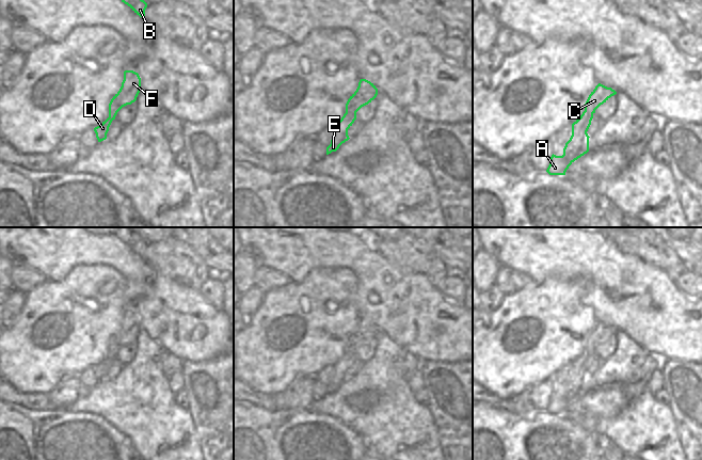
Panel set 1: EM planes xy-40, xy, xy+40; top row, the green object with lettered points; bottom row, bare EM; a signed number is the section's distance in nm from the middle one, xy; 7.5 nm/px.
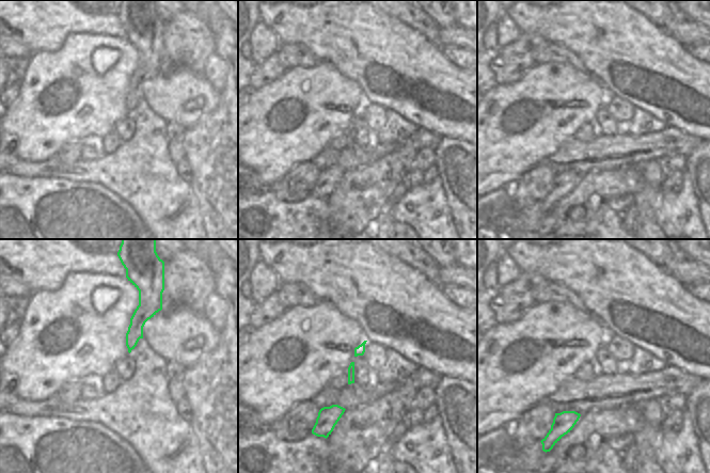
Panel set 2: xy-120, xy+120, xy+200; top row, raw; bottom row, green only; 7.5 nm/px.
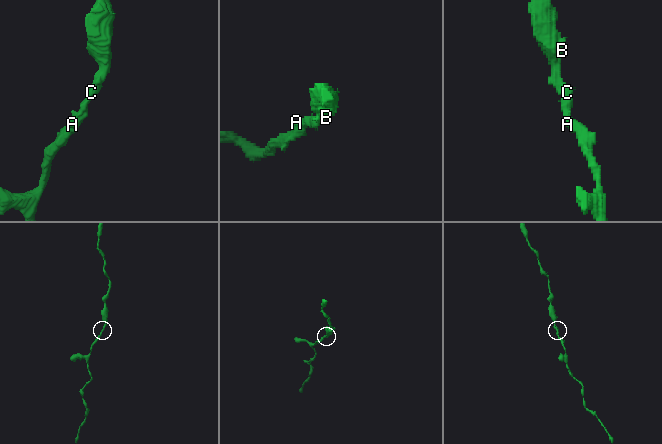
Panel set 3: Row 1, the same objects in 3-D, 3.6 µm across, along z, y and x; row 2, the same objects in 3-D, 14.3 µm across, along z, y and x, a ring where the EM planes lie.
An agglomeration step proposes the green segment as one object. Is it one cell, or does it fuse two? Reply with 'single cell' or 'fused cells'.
single cell

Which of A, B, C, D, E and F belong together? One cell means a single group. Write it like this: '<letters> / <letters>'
A B C D E F

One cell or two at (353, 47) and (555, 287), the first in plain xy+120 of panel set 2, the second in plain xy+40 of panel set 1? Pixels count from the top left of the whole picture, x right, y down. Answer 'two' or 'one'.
two

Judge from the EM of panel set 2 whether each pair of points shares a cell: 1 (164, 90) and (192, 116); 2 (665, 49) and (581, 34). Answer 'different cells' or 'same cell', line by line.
1: same cell
2: same cell

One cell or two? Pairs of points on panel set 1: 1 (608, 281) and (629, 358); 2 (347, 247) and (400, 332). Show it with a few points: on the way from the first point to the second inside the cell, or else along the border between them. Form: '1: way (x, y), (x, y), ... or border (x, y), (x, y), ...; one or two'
1: border (617, 330), (625, 332), (642, 347); two
2: way (368, 268), (400, 305), (400, 311); one

